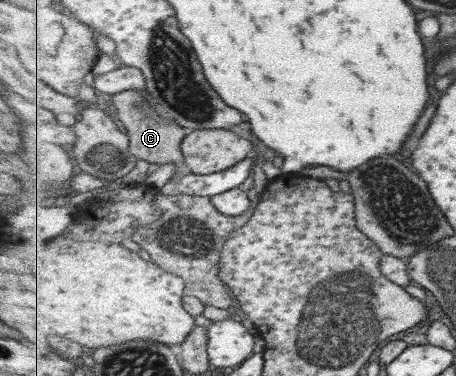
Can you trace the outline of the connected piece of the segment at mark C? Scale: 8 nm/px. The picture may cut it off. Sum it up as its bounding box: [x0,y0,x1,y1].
[111,90,190,179]

